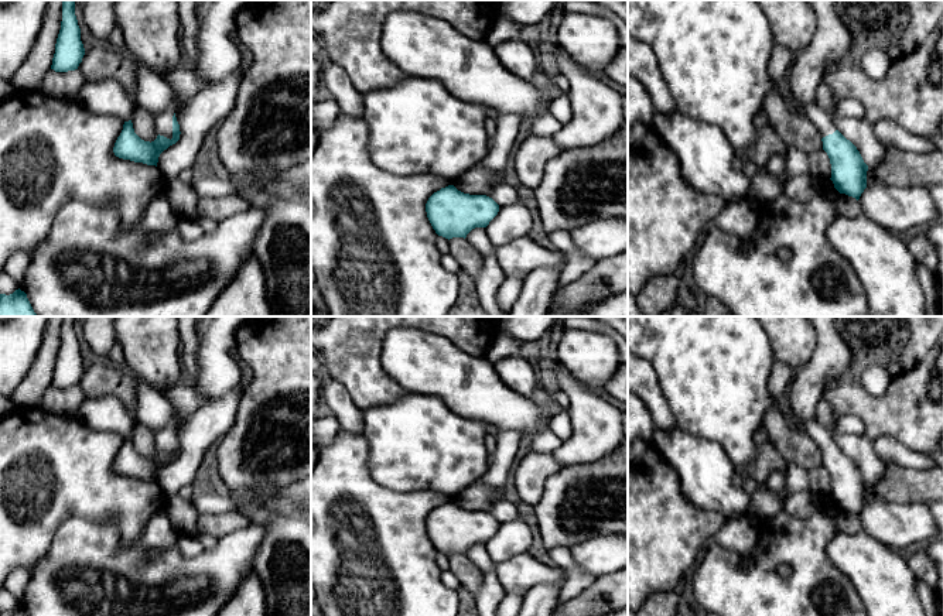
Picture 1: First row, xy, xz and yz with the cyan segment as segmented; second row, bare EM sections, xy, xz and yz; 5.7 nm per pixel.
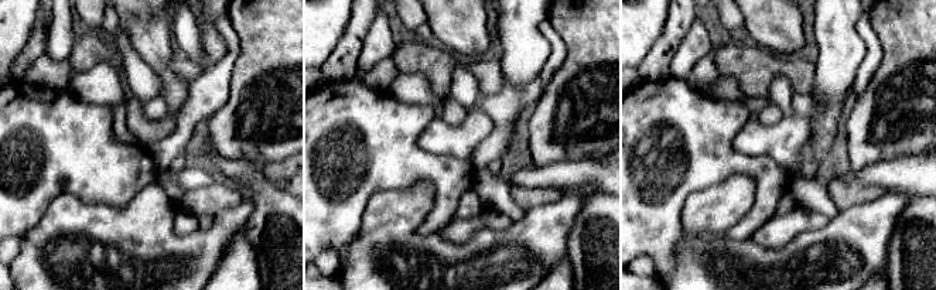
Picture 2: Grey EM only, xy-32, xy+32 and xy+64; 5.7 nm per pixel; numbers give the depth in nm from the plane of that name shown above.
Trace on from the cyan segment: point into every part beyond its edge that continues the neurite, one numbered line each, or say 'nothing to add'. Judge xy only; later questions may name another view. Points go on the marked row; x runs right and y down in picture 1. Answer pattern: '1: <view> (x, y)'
1: xy (163, 120)

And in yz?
1: yz (819, 117)

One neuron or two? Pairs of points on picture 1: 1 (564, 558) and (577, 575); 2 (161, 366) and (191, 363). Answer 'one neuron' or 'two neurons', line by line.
1: one neuron
2: two neurons

